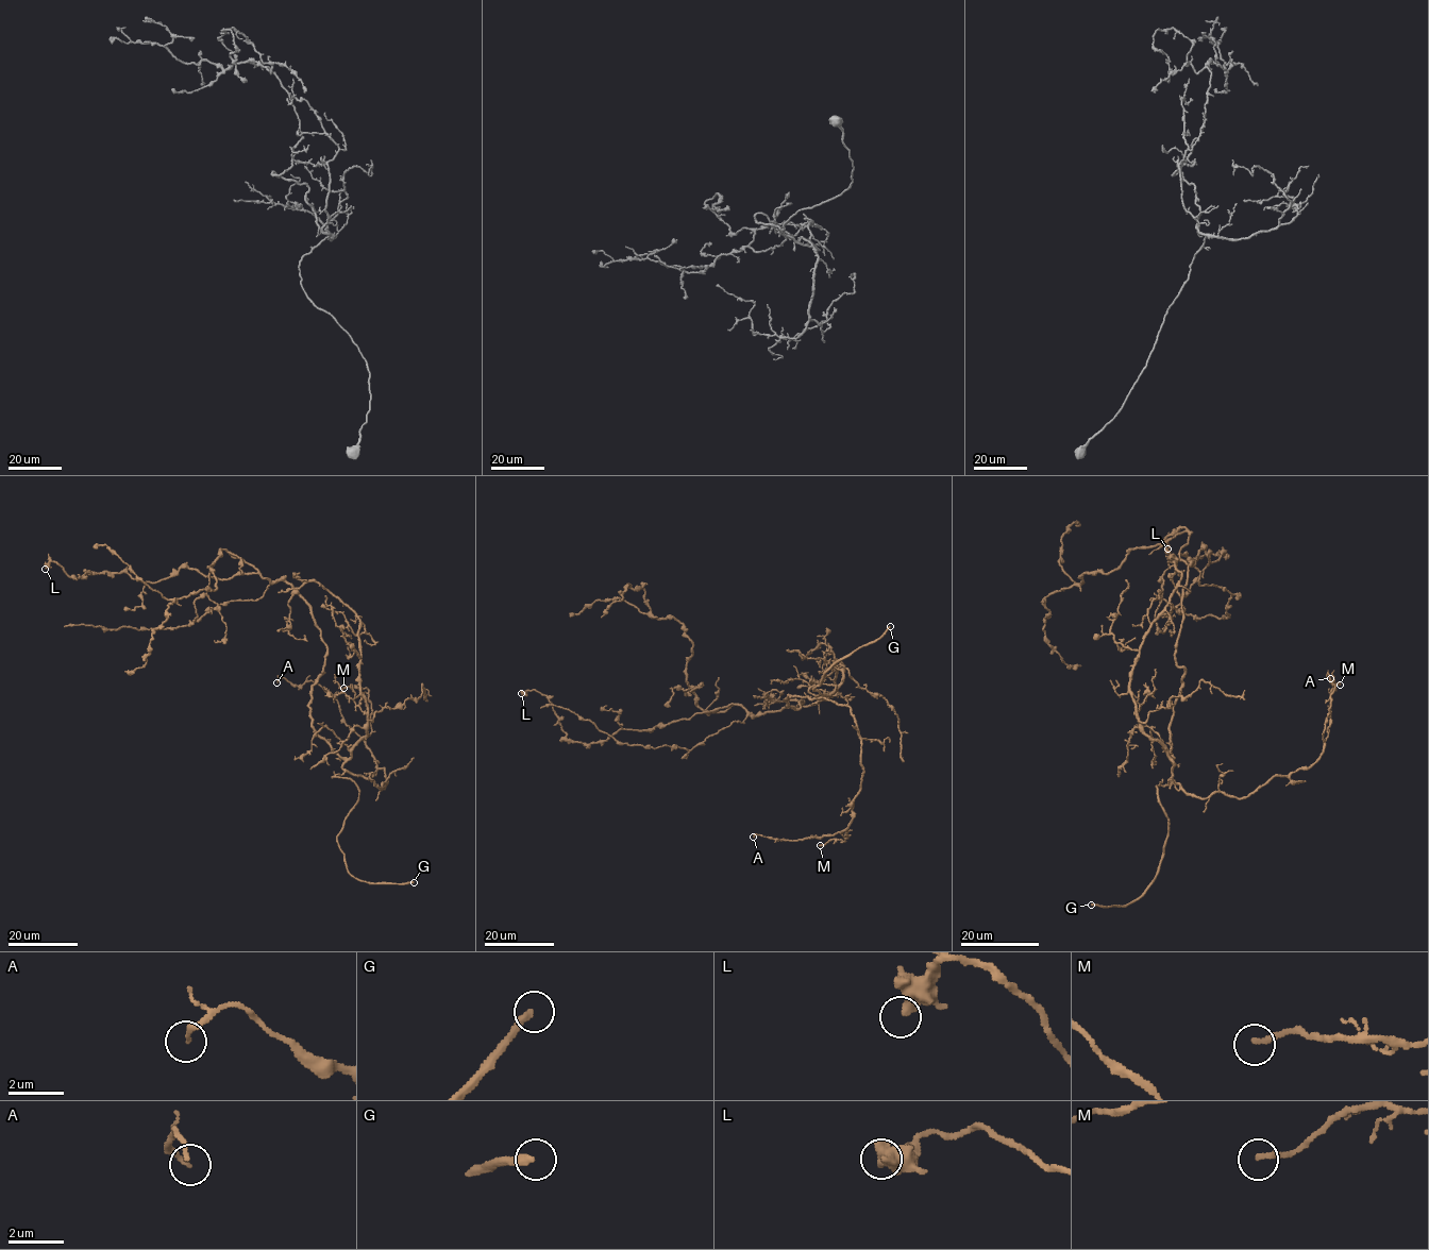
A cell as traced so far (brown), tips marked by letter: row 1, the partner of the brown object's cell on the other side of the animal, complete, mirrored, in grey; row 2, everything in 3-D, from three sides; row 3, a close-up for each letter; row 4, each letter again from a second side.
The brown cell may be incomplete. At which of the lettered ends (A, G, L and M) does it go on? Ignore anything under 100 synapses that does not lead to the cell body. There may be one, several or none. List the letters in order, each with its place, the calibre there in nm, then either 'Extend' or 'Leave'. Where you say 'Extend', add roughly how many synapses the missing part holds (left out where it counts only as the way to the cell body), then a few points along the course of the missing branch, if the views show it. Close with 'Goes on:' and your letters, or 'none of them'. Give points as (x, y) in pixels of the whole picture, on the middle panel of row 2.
A: Place: (753, 837). Thickness 180 nm. Leave
G: Place: (890, 626). Thickness 300 nm. Extend. Course of what is missing: (890, 626), (900, 606), (901, 591)
L: Place: (521, 693). Thickness 440 nm. Leave
M: Place: (820, 845). Thickness 240 nm. Leave
Goes on: G

